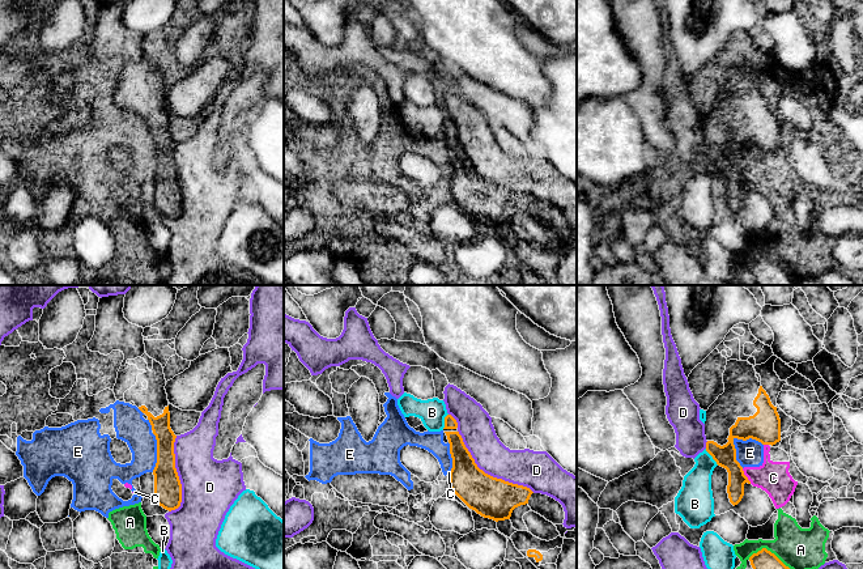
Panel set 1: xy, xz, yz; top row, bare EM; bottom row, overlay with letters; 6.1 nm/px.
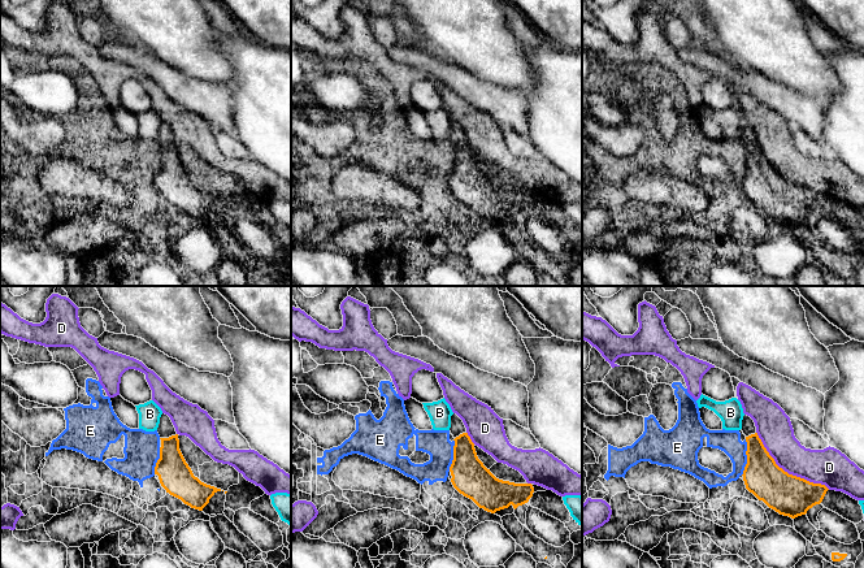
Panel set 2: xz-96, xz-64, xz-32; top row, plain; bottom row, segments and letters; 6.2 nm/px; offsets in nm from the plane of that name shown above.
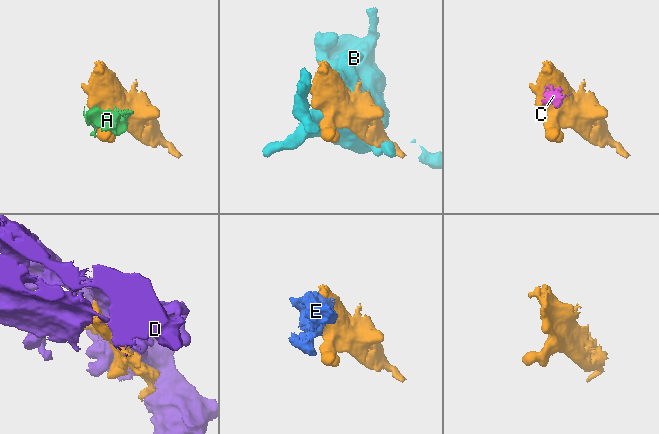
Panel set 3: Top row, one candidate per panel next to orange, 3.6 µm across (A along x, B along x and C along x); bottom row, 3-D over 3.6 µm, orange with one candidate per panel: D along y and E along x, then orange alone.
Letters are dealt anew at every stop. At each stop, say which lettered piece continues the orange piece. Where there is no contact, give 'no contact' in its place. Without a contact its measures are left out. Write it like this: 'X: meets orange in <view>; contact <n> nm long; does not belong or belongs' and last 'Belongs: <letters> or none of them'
A: meets orange in yz; contact 320 nm long; does not belong
B: meets orange in yz; contact 130 nm long; does not belong
C: meets orange in yz; contact 110 nm long; does not belong
D: meets orange in xz; contact 600 nm long; does not belong
E: meets orange in yz; contact 200 nm long; does not belong
Belongs: none of them

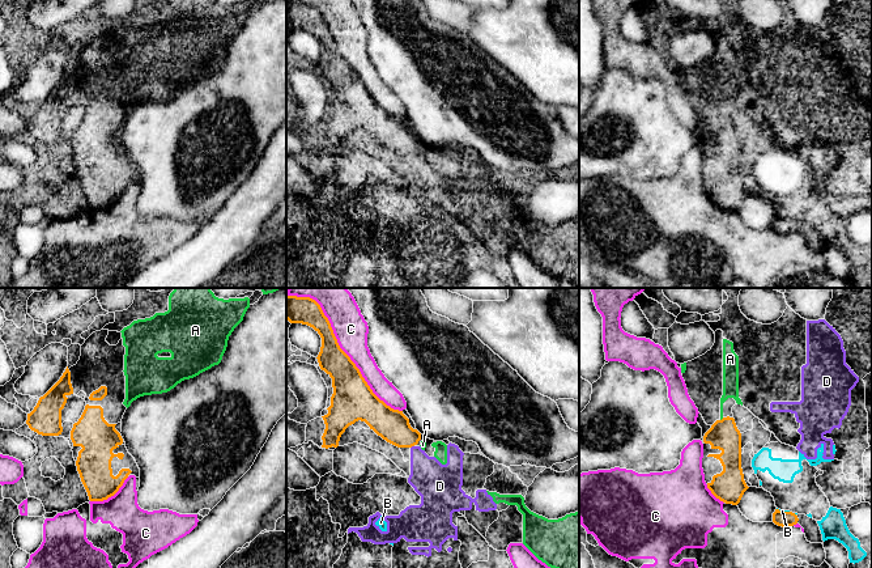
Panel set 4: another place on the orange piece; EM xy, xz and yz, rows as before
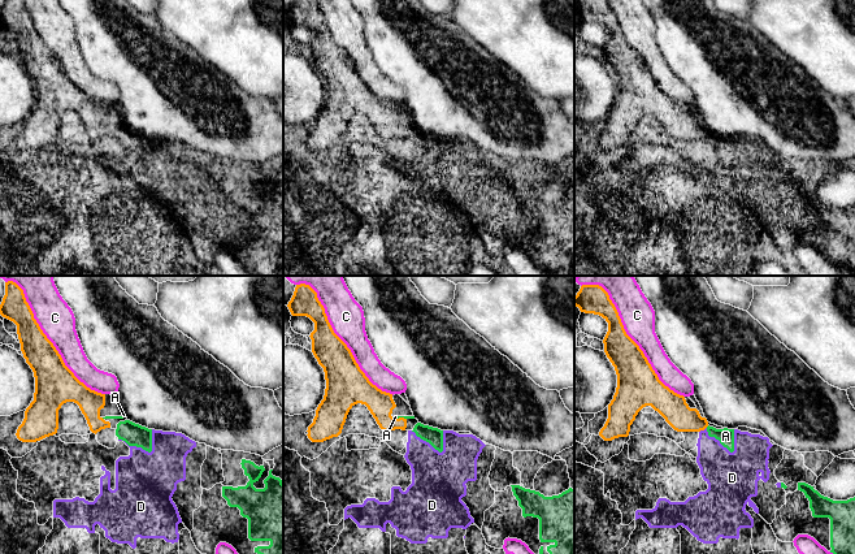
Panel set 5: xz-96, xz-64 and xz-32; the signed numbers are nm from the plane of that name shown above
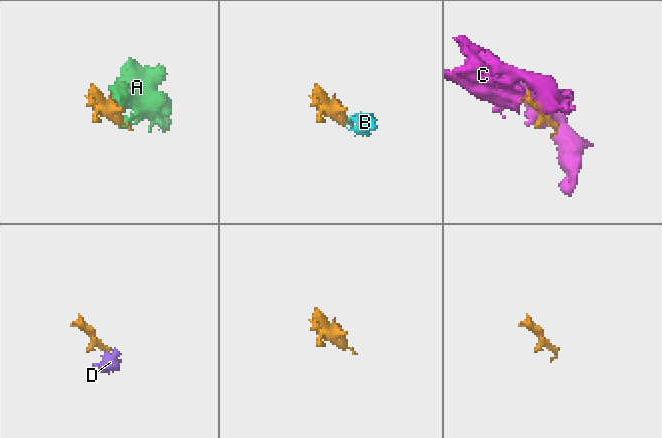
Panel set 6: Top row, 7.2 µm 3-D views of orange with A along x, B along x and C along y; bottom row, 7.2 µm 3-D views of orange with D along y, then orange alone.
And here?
A: meets orange in yz; contact 30 nm long; belongs
B: meets orange in yz; contact 80 nm long; does not belong
C: meets orange in xz; contact 1000 nm long; does not belong
D: meets orange in xz; contact 30 nm long; does not belong
Belongs: A

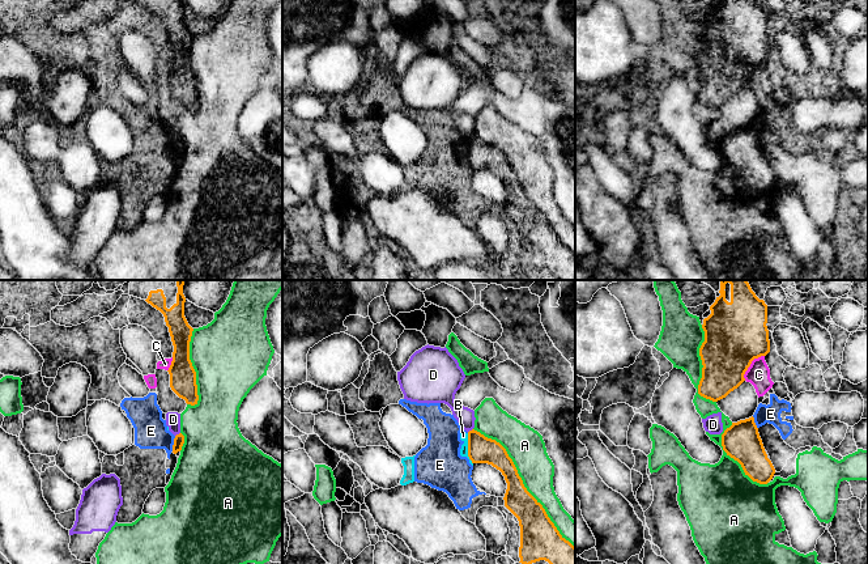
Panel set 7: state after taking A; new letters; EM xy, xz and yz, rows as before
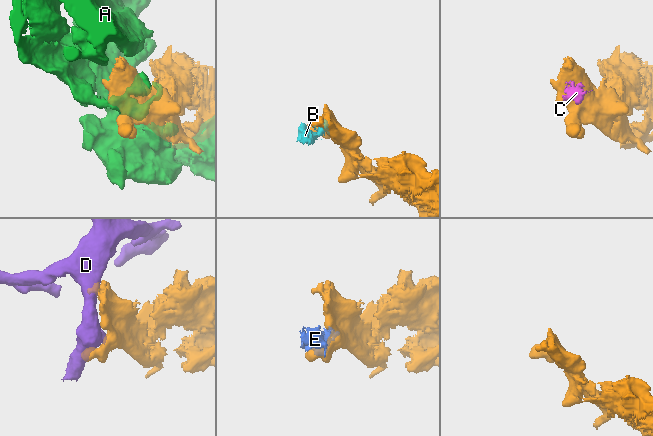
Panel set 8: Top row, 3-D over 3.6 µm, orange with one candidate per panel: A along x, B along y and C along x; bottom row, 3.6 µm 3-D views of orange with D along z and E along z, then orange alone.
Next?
A: meets orange in xz; contact 950 nm long; does not belong
B: meets orange in xz; contact 190 nm long; does not belong
C: meets orange in yz; contact 200 nm long; does not belong
D: meets orange in xy; contact 40 nm long; does not belong
E: meets orange in xy; contact 100 nm long; does not belong
Belongs: none of them

